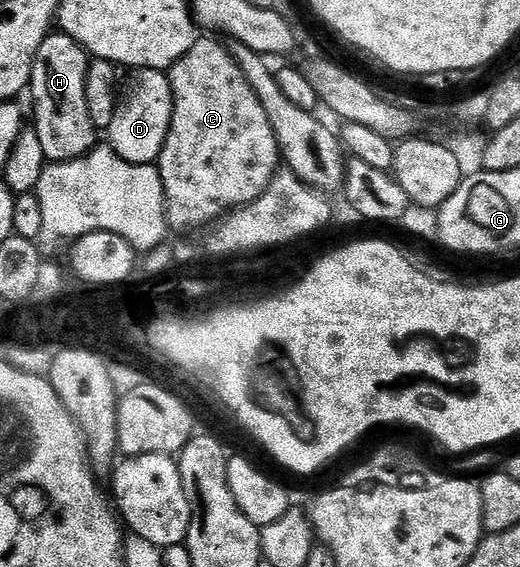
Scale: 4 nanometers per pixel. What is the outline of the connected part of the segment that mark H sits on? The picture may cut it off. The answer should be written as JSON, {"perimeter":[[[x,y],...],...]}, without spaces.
{"perimeter":[[[63,32],[49,33],[36,53],[30,83],[32,106],[36,109],[34,129],[38,140],[42,140],[42,152],[49,163],[82,158],[97,145],[98,131],[90,120],[90,108],[86,108],[89,61],[88,51]]]}

